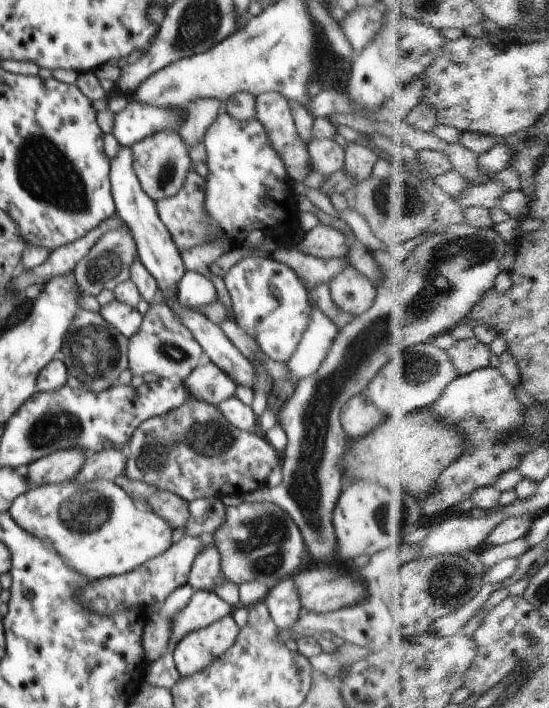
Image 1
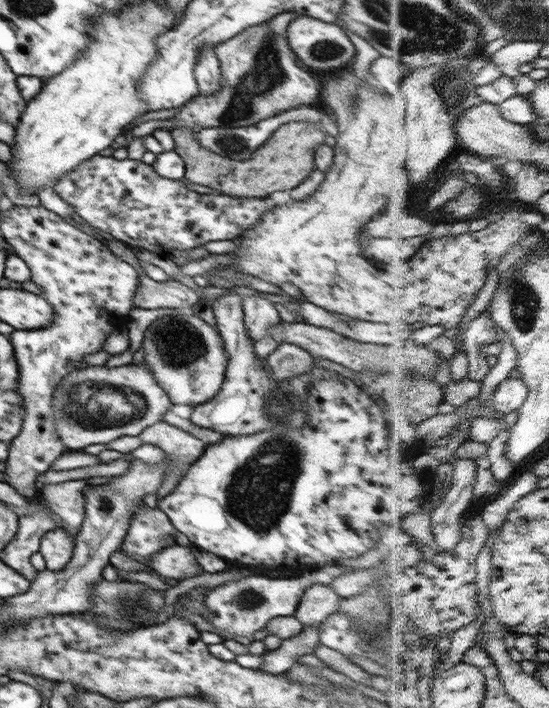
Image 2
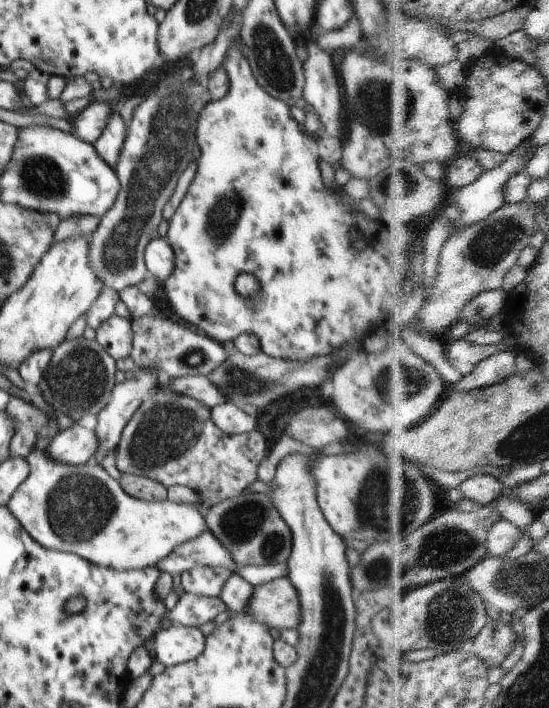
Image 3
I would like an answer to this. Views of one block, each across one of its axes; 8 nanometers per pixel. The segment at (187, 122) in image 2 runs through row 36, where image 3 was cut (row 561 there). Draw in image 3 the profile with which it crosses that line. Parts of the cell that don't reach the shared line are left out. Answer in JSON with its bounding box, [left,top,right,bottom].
[205,493,292,565]

